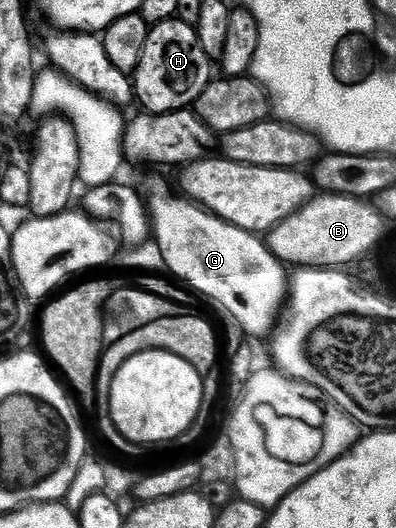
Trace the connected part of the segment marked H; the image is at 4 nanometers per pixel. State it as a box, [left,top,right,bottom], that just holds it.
[133,18,212,114]

